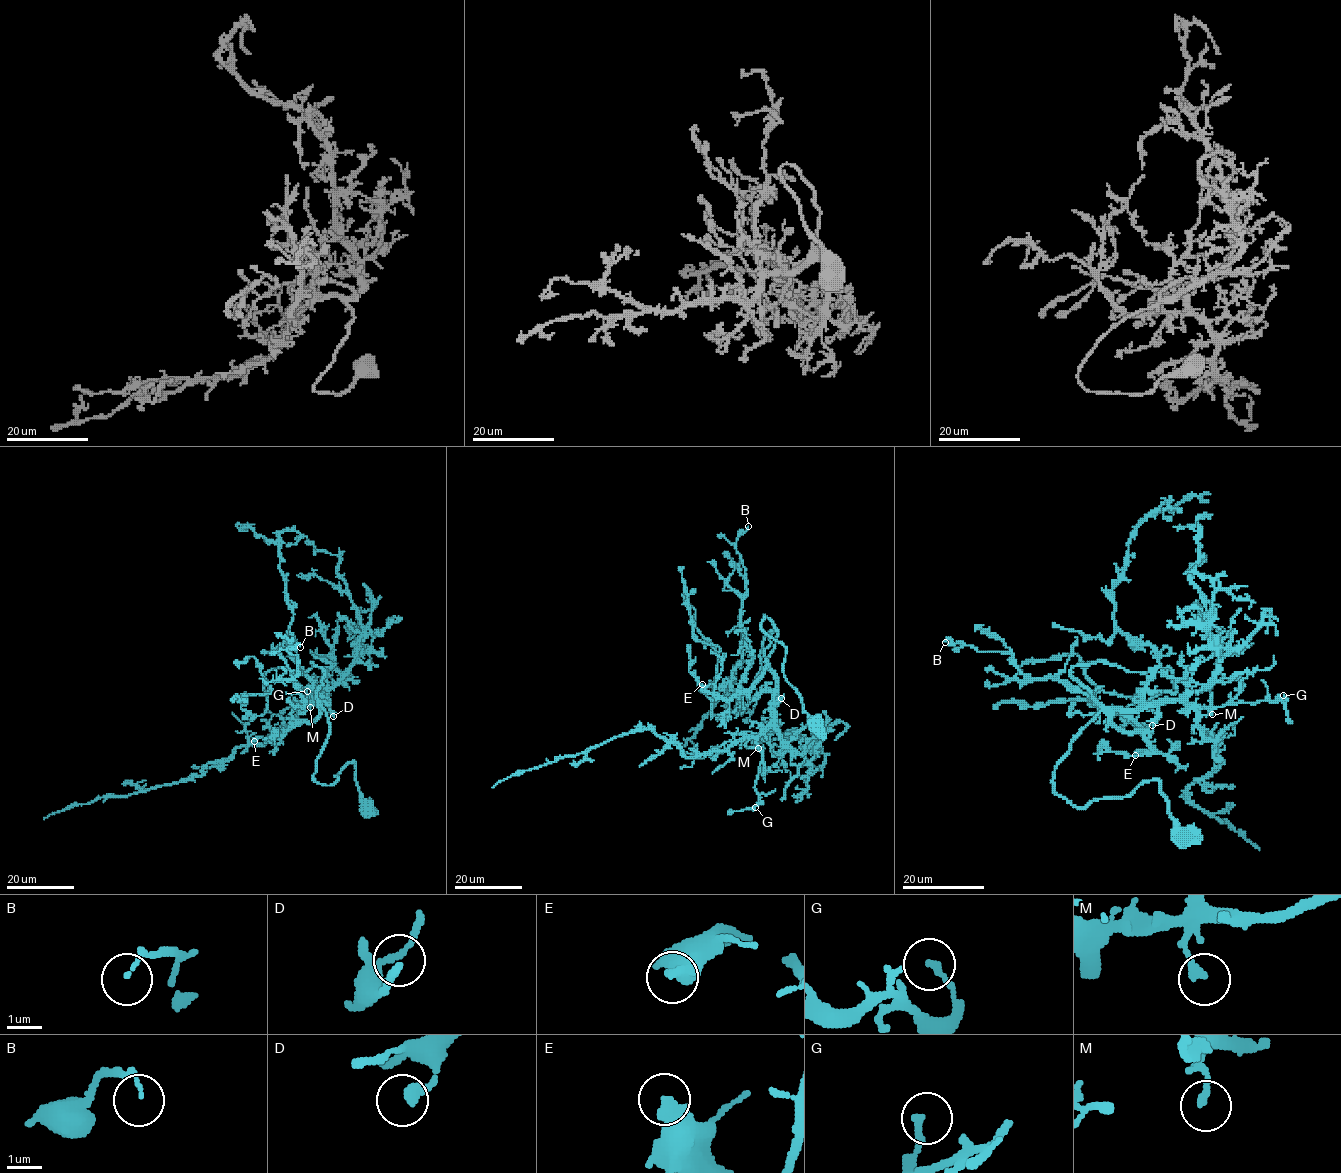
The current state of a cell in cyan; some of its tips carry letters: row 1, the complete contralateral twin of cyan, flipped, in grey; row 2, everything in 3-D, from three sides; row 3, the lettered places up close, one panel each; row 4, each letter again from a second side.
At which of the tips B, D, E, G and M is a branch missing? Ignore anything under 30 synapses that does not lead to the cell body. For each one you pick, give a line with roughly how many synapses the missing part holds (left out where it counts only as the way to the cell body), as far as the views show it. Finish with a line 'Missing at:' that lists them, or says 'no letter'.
E: 250 synapses
Missing at: E

